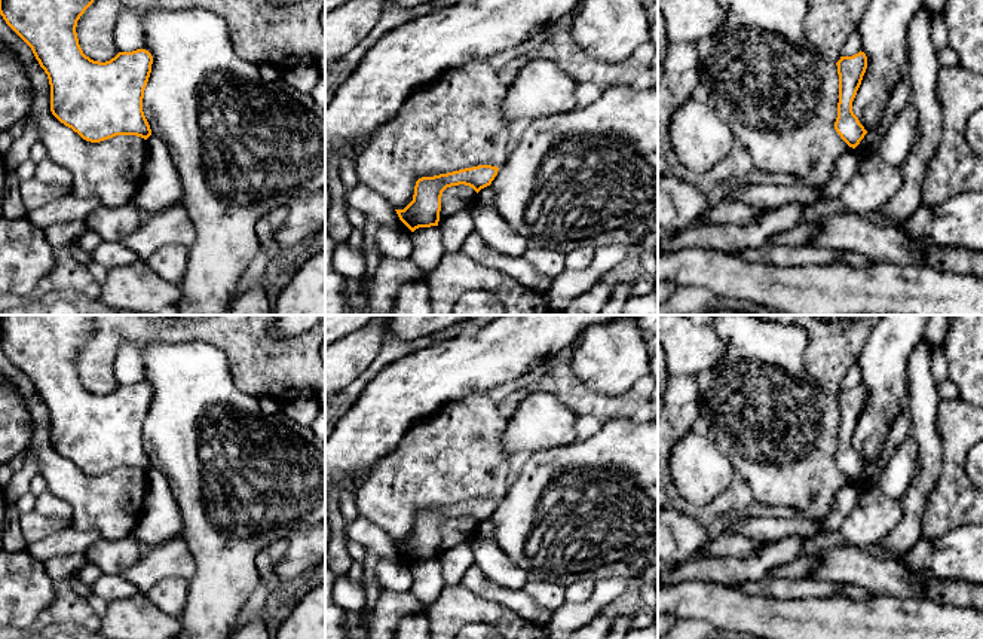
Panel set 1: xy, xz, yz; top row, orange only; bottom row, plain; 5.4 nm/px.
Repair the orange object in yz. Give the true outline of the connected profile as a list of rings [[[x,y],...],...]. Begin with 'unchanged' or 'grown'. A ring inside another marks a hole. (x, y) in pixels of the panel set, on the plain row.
unchanged; [[[860,383],[852,389],[840,389],[836,398],[839,407],[839,435],[835,462],[849,480],[855,481],[867,467],[852,444],[852,434],[867,401],[867,389]]]

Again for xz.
unchanged; [[[478,498],[434,510],[422,510],[416,514],[413,533],[404,542],[395,544],[411,565],[419,560],[438,559],[441,529],[447,520],[465,517],[478,526],[492,517],[497,504],[497,499]]]

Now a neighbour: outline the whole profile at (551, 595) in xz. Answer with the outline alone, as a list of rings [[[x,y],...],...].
[[[529,580],[523,590],[539,605],[557,609],[566,602],[566,587],[558,581]]]

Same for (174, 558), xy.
[[[177,536],[157,547],[147,548],[143,557],[125,569],[122,575],[138,590],[147,591],[159,581],[169,577],[181,577],[187,581],[196,572],[196,560],[187,542]]]

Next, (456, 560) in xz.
[[[459,544],[441,556],[445,586],[457,586],[465,572],[474,565],[471,544]]]

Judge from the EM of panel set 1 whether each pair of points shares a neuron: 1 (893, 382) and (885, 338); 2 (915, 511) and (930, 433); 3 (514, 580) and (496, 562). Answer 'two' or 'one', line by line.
1: one
2: one
3: one

